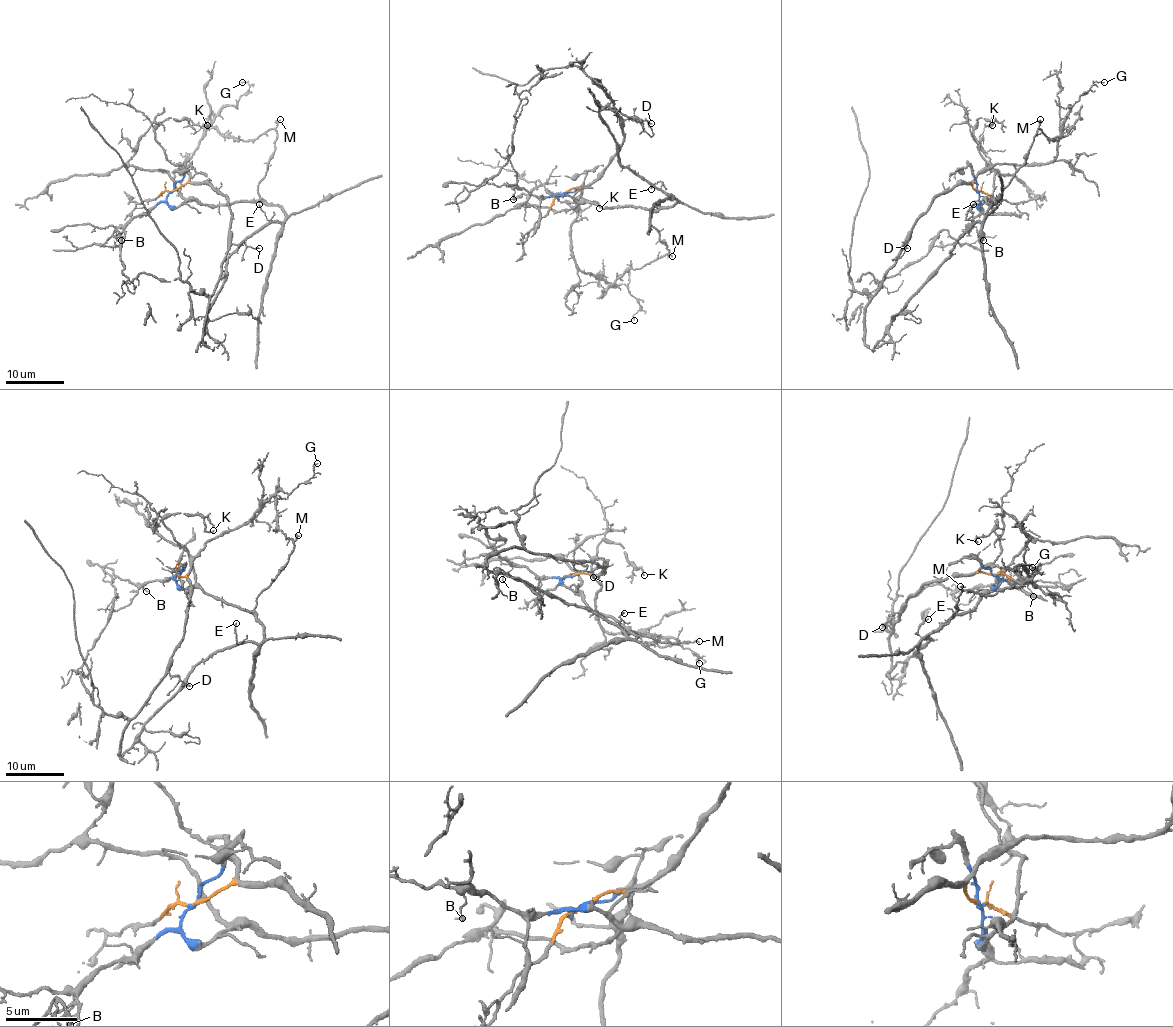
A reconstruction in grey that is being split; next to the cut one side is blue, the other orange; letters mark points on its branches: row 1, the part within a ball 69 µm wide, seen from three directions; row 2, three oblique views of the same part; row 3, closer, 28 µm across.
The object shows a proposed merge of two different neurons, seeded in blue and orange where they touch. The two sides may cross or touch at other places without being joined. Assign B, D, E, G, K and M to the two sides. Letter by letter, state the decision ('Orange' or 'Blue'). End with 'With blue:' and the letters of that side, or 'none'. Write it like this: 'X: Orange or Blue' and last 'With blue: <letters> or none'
B: Blue
D: Orange
E: Blue
G: Orange
K: Orange
M: Blue
With blue: B, E, M

